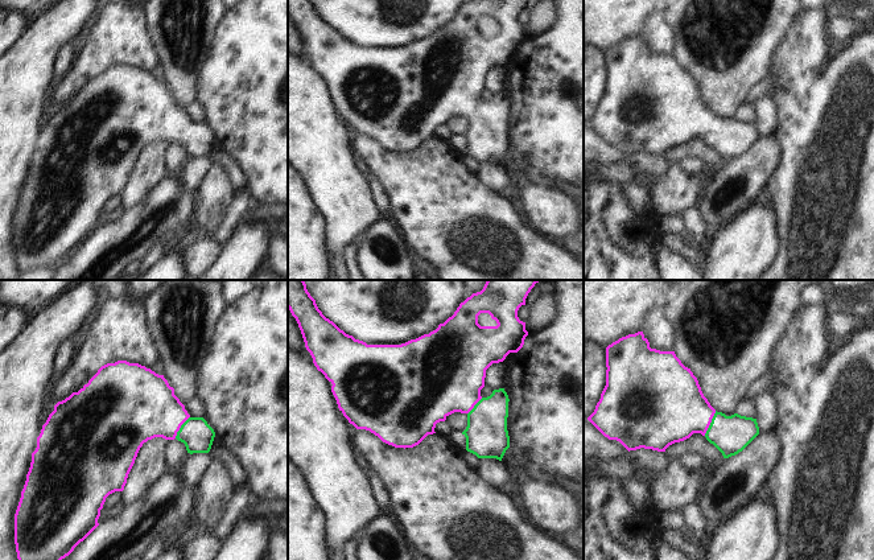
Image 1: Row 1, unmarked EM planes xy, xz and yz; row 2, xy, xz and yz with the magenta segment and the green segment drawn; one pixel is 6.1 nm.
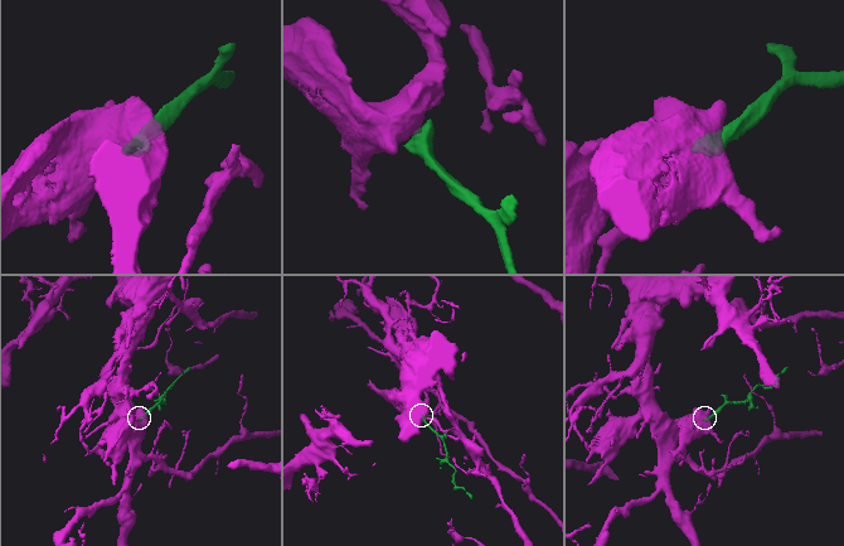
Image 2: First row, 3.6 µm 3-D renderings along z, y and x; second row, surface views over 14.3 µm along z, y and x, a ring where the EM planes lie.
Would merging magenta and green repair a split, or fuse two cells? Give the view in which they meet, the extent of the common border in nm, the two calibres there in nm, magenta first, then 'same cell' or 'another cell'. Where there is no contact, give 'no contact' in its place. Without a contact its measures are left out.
contact in yz; length 170 nm; calibres 400 and 240 nm; same cell

